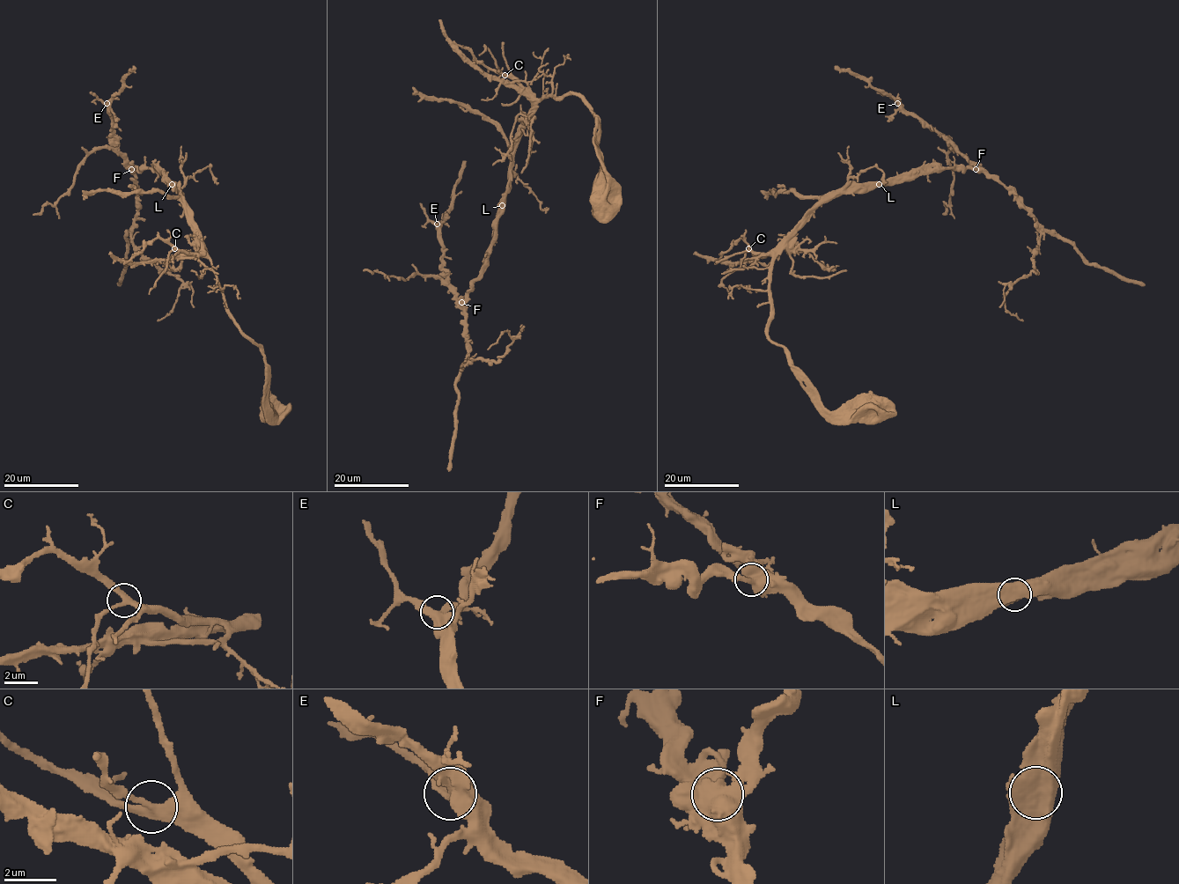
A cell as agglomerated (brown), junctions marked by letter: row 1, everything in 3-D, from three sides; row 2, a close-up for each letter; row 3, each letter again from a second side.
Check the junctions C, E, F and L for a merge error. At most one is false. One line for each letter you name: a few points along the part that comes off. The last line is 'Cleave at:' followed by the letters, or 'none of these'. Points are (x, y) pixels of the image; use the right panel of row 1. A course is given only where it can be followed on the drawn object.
L: foreign part runs (880, 184), (839, 188), (831, 192), (772, 252), (760, 257), (722, 262), (694, 254)
Cleave at: L

